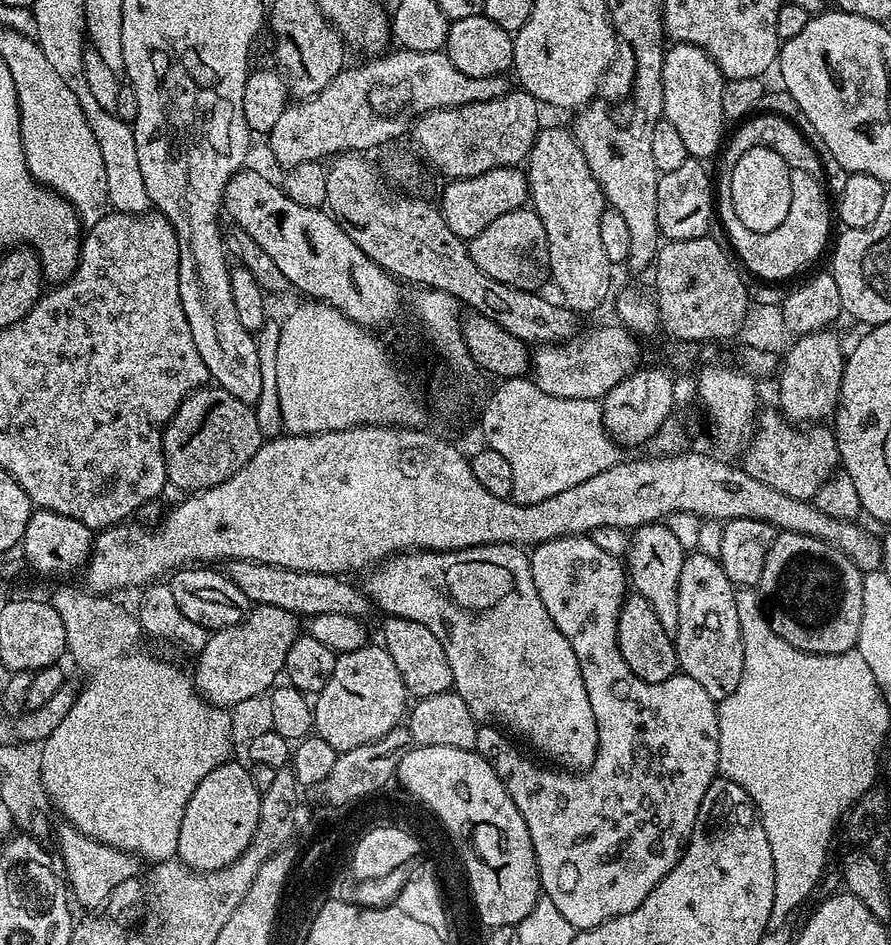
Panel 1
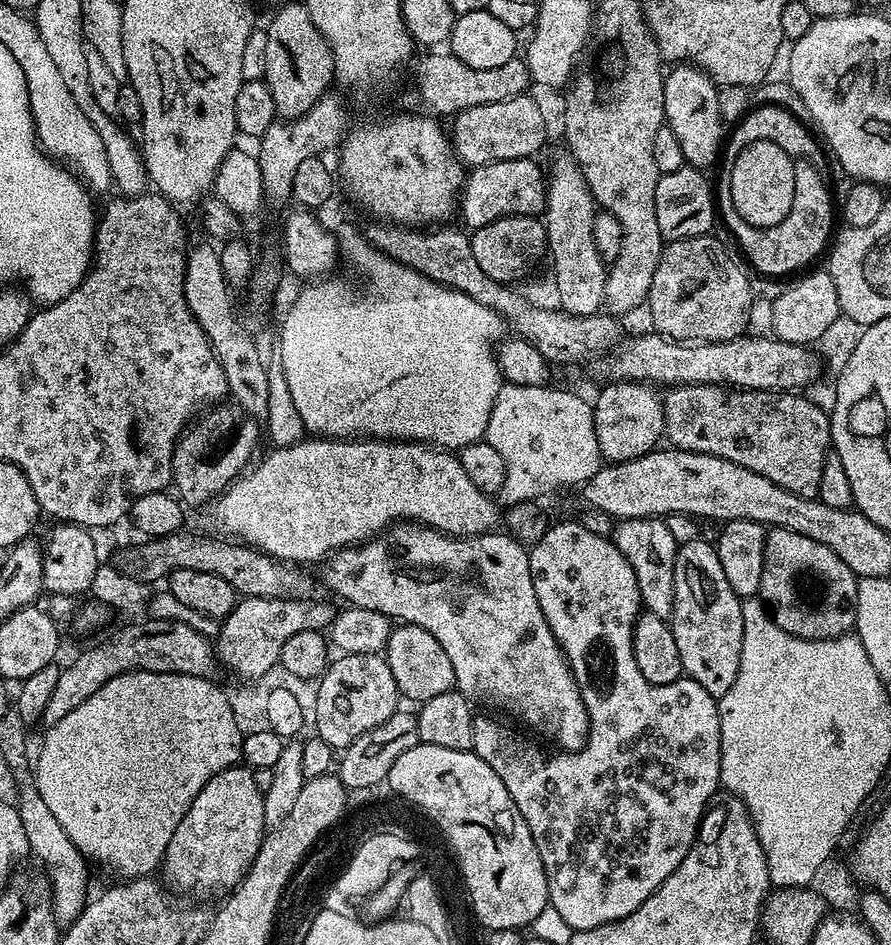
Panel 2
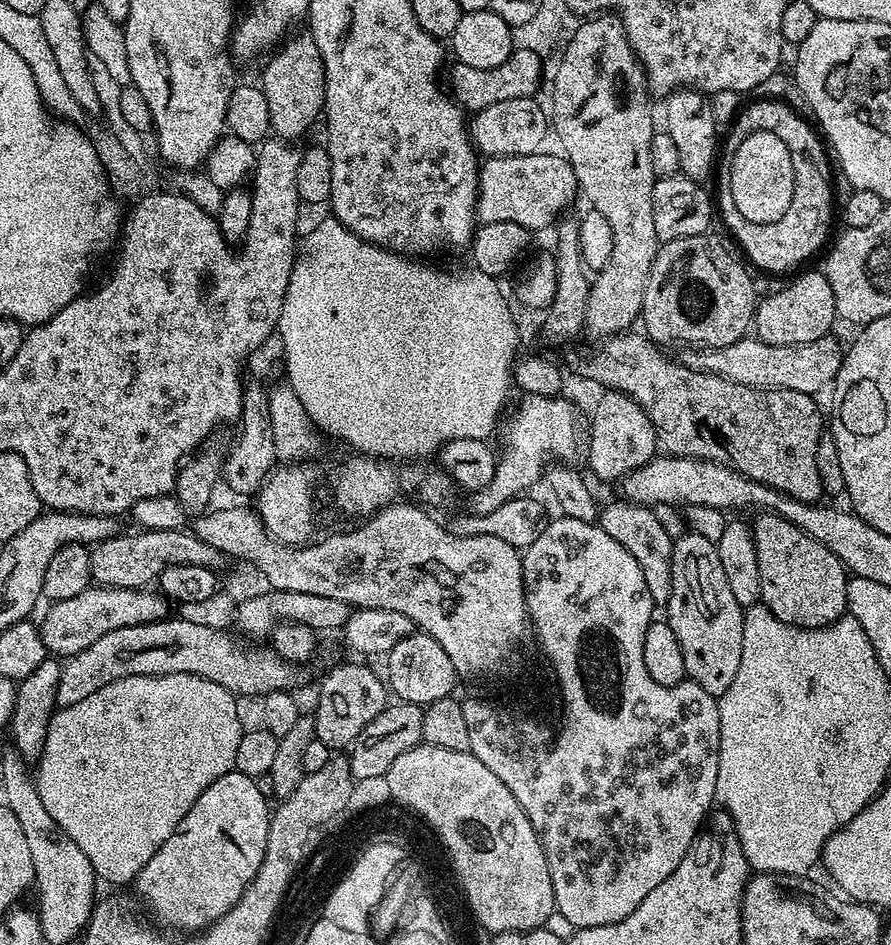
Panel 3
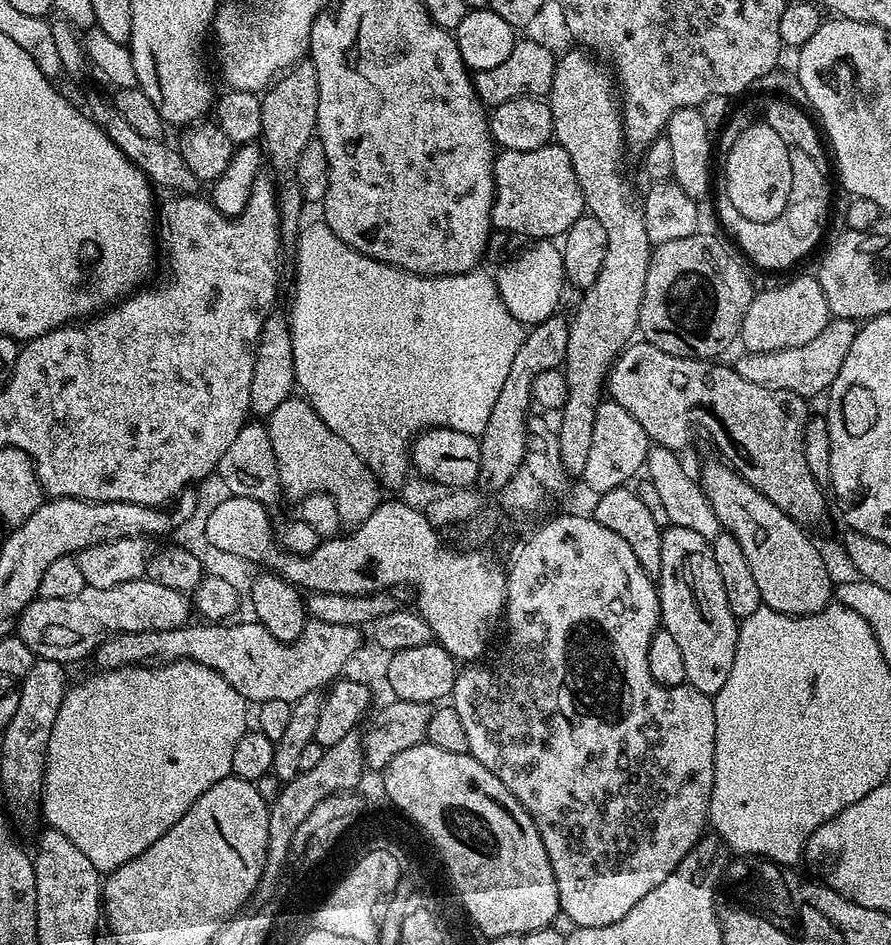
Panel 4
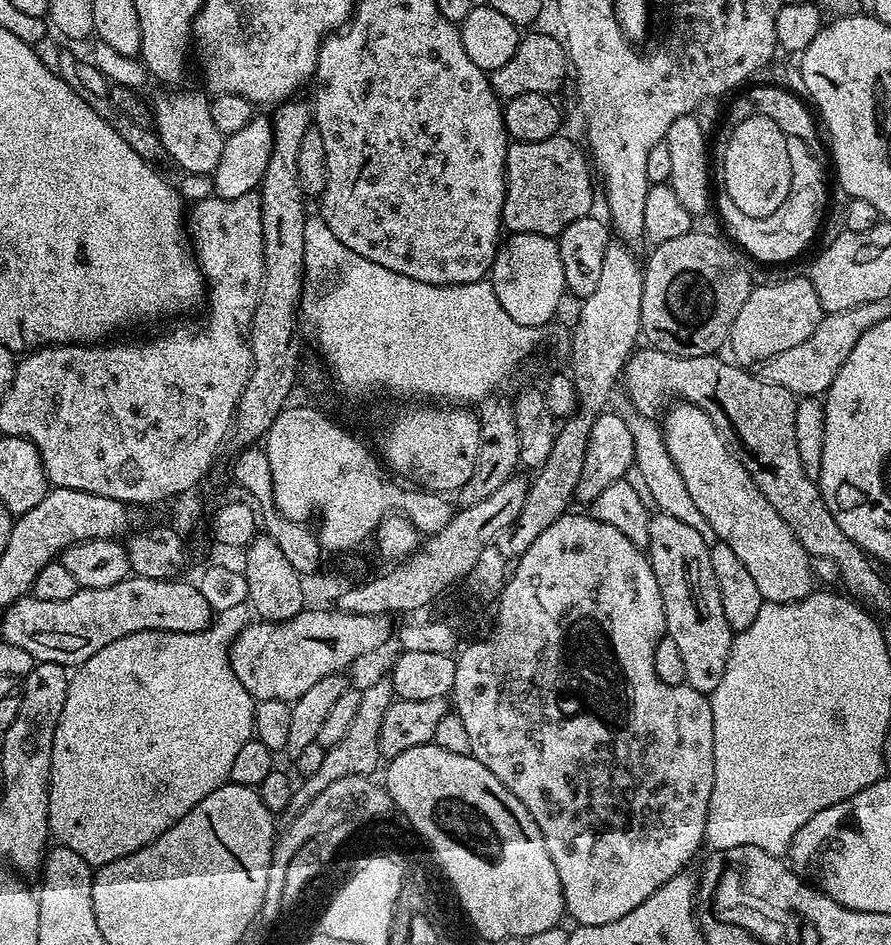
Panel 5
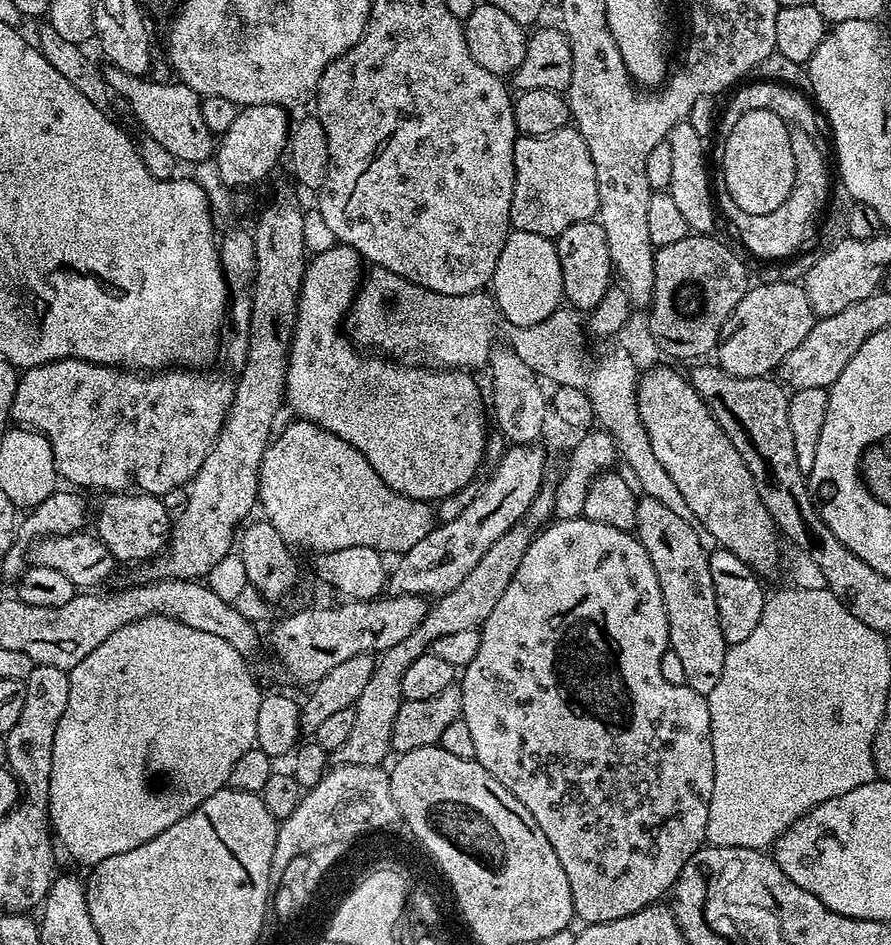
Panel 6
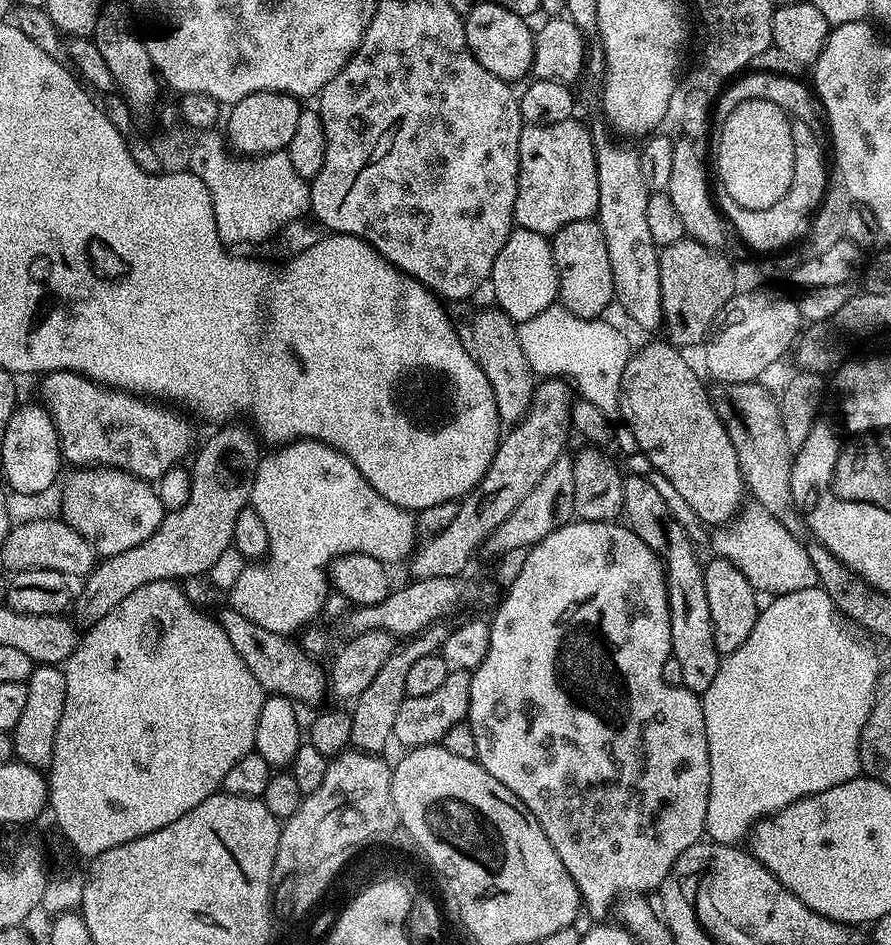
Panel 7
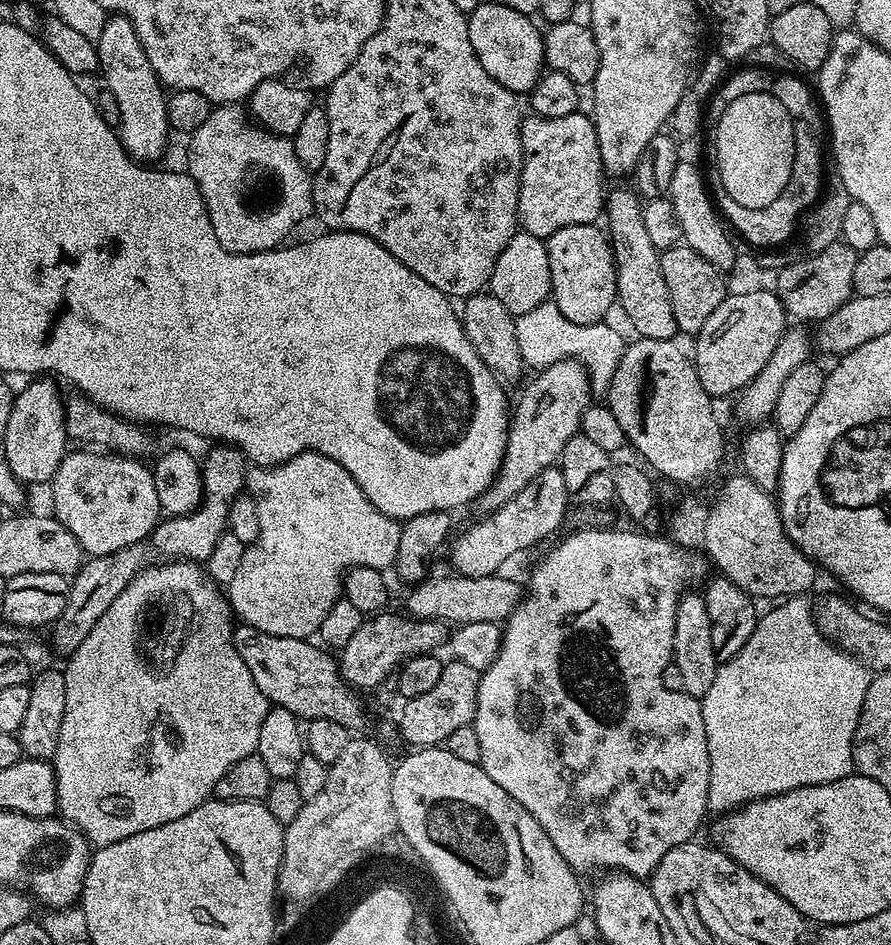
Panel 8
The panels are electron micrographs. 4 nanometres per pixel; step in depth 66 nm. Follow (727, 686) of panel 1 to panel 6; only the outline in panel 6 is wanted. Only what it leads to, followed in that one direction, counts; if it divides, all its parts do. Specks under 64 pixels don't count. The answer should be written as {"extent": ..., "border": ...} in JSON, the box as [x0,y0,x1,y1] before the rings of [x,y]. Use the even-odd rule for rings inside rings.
{"extent":[634,495,730,697],"border":[[[641,495],[636,502],[634,535],[646,554],[650,554],[654,574],[658,574],[658,586],[666,606],[670,650],[678,654],[682,662],[688,688],[707,697],[708,692],[718,686],[718,678],[722,678],[722,662],[726,662],[730,647],[722,638],[722,628],[718,626],[709,553],[704,552],[698,534],[685,519],[678,518],[669,507],[646,495]]]}

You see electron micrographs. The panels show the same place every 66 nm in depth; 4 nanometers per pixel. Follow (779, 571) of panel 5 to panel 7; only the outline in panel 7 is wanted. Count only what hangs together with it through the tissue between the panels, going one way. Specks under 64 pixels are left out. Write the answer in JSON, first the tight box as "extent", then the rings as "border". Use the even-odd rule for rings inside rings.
{"extent":[618,343,746,526],"border":[[[667,343],[648,344],[631,353],[625,373],[622,374],[618,416],[633,432],[636,447],[649,460],[659,475],[666,477],[671,486],[686,498],[687,505],[705,526],[724,526],[741,511],[746,500],[744,475],[738,466],[738,454],[734,454],[734,442],[721,422],[712,404],[709,389],[700,381],[701,373],[688,365],[681,349]]]}

